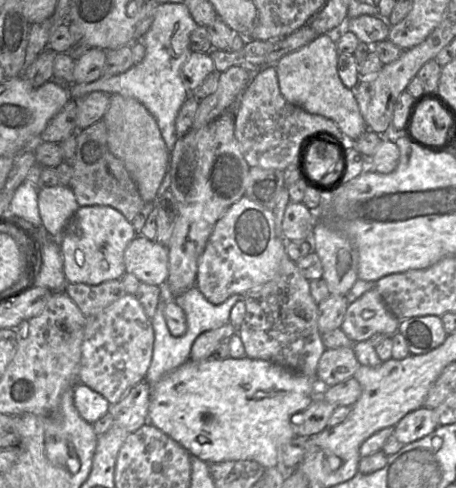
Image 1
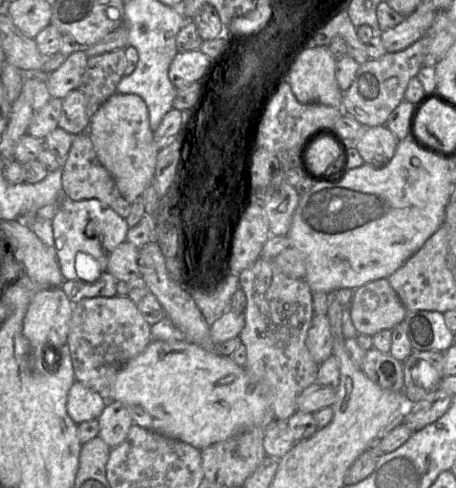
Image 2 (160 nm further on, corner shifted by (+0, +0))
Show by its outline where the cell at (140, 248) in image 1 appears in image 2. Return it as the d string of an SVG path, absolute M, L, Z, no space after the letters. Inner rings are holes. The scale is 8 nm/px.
M128 241L119 244L109 255L107 272L117 281L129 282L141 277L138 267L139 249Z

